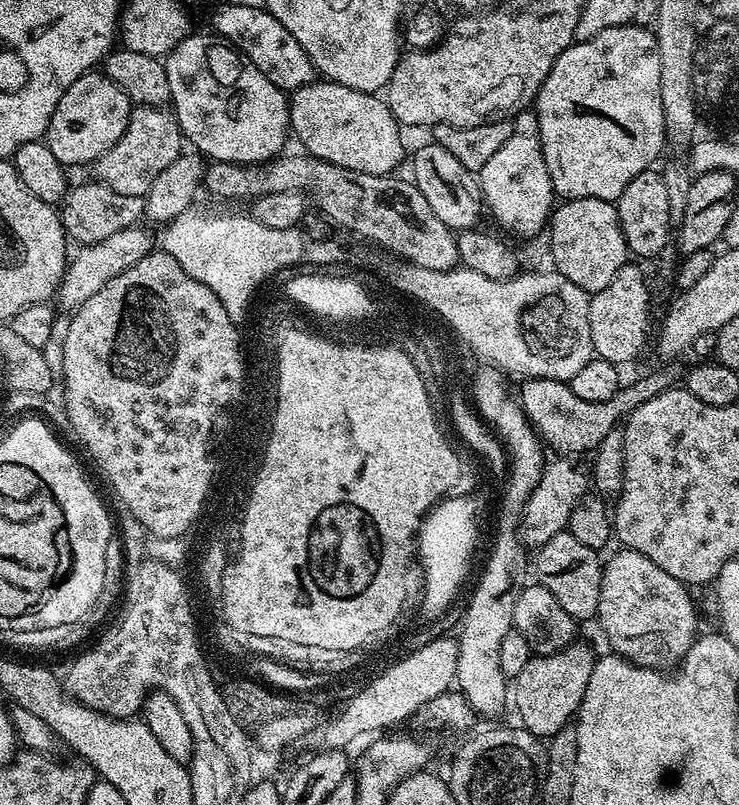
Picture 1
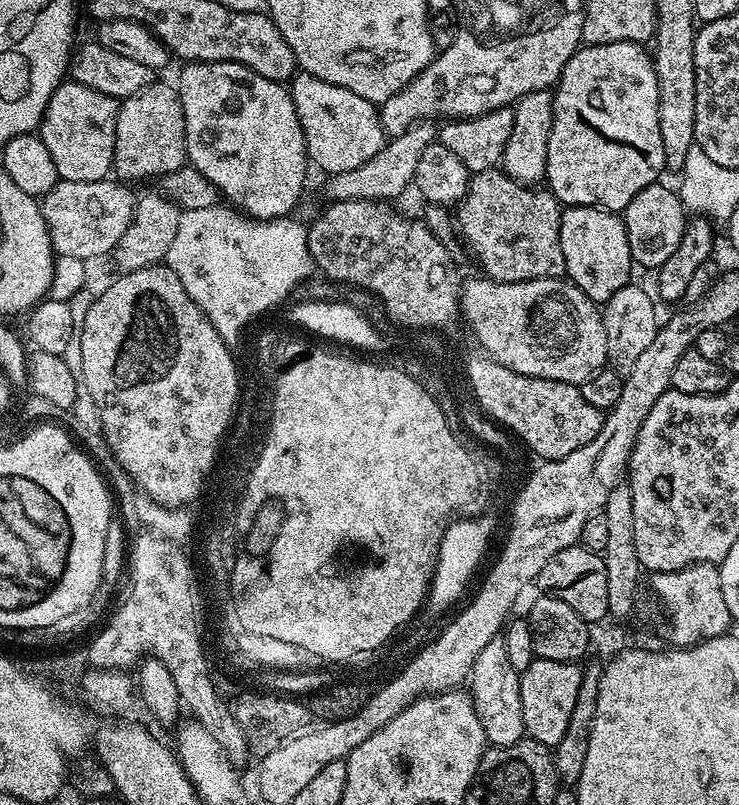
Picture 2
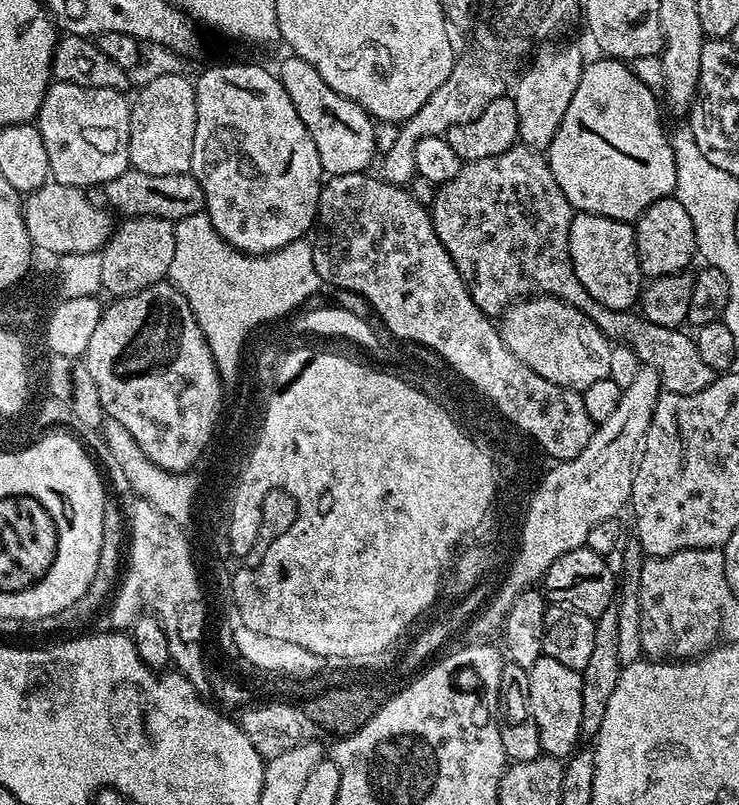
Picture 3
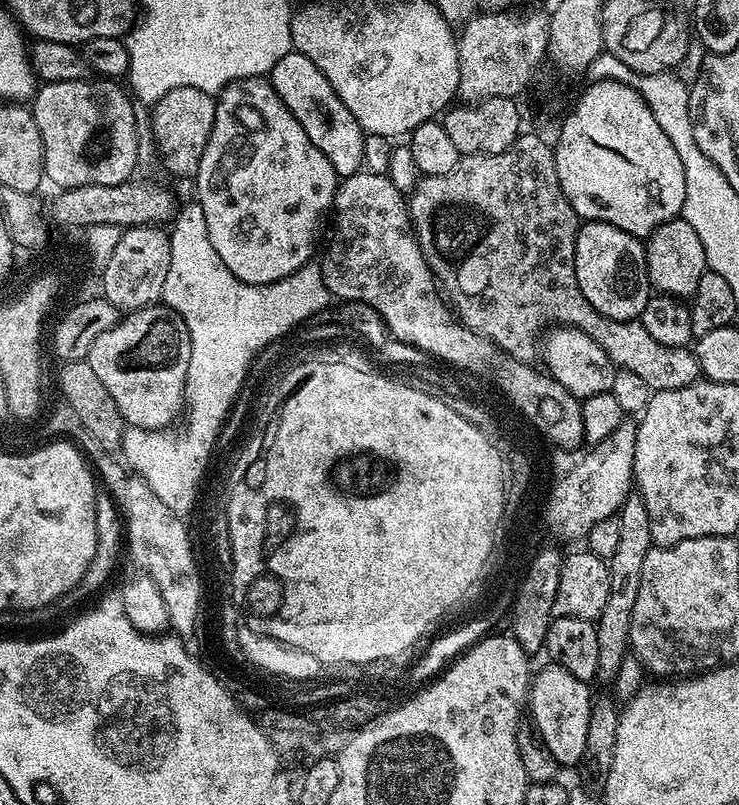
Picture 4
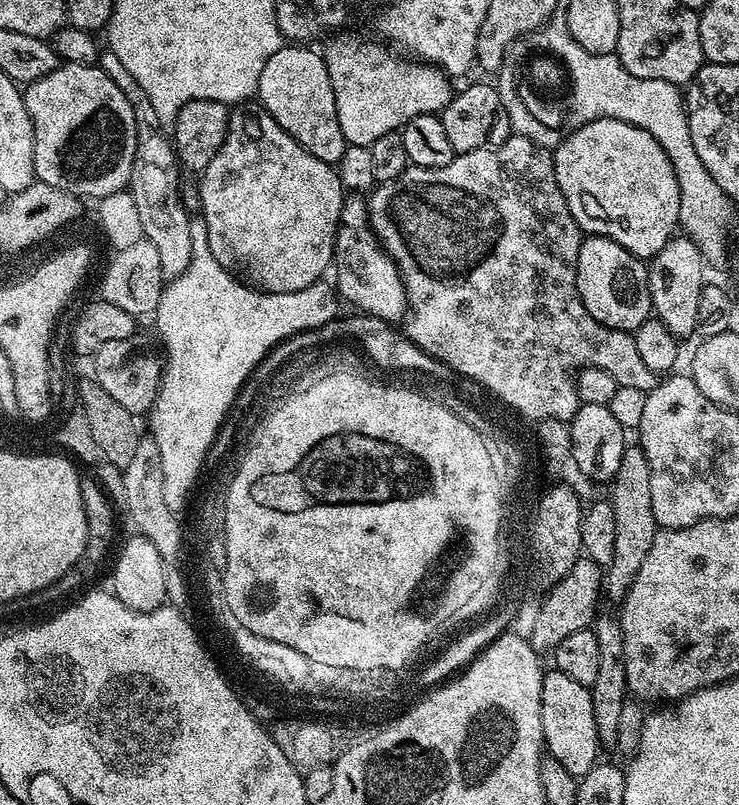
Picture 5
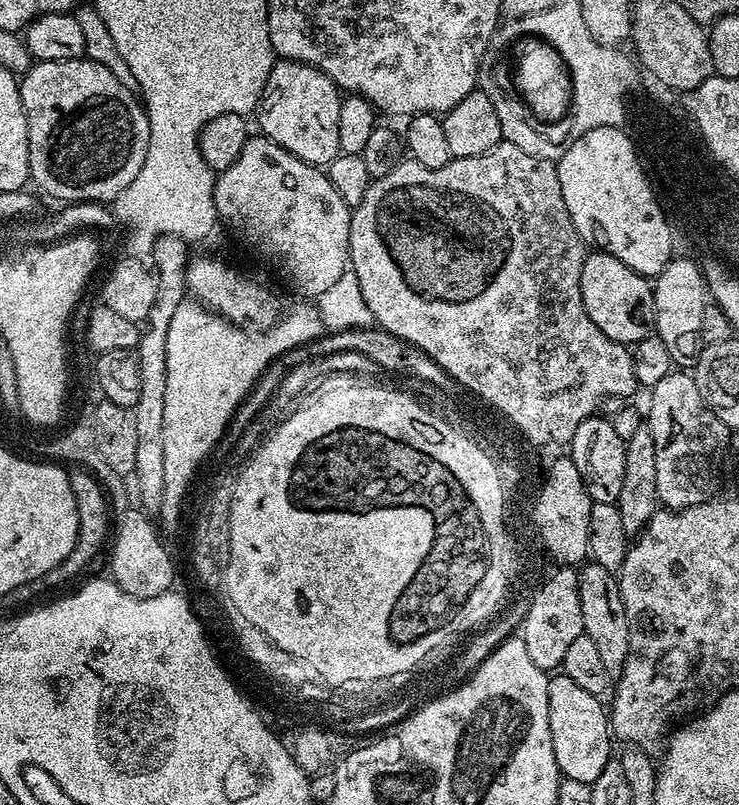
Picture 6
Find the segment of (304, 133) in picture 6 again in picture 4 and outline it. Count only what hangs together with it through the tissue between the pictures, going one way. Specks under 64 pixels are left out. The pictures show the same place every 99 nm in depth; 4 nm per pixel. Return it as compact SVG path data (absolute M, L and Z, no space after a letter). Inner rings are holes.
M293 50L278 58L270 73L270 83L278 98L282 98L286 110L290 110L302 130L306 130L306 138L310 138L310 142L314 142L314 146L318 146L318 150L330 158L330 166L334 166L337 177L352 176L361 171L366 134L358 126L354 114L346 110L342 98L334 94L330 82L326 82L318 66L314 66L306 54Z

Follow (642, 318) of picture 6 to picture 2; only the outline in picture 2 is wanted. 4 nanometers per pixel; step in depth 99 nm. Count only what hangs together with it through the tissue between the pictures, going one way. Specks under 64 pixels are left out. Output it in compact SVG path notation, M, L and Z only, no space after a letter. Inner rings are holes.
M590 206L565 207L560 214L560 241L567 279L590 299L597 302L609 300L633 279L630 242L626 238L624 221L617 213Z

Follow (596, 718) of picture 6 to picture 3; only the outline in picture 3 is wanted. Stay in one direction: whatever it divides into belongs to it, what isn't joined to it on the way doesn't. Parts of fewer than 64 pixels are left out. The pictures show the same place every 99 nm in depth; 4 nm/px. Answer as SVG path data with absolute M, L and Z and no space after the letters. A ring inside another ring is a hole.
M540 656L528 670L530 690L530 714L534 714L534 726L538 726L540 751L546 756L567 758L577 751L582 737L582 678L580 673L562 666L555 658Z

